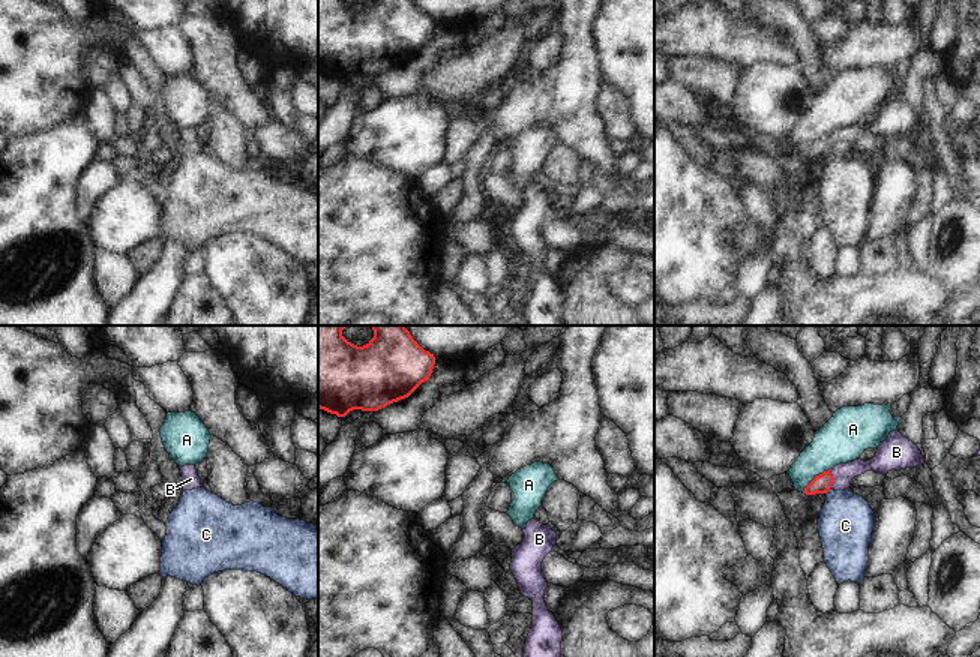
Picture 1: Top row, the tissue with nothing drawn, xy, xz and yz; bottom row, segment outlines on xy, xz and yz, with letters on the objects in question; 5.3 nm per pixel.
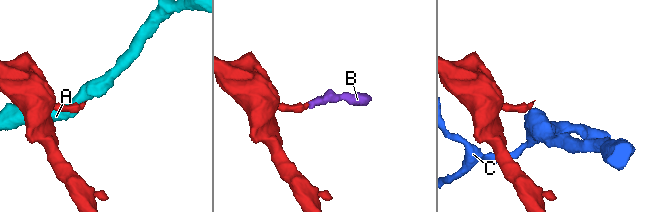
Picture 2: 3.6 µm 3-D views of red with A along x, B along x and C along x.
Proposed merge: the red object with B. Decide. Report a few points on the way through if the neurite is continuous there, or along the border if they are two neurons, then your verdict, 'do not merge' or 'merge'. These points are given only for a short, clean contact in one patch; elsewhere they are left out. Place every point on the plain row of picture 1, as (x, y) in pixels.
across yz (821, 147), (832, 143), (842, 138) | merge

